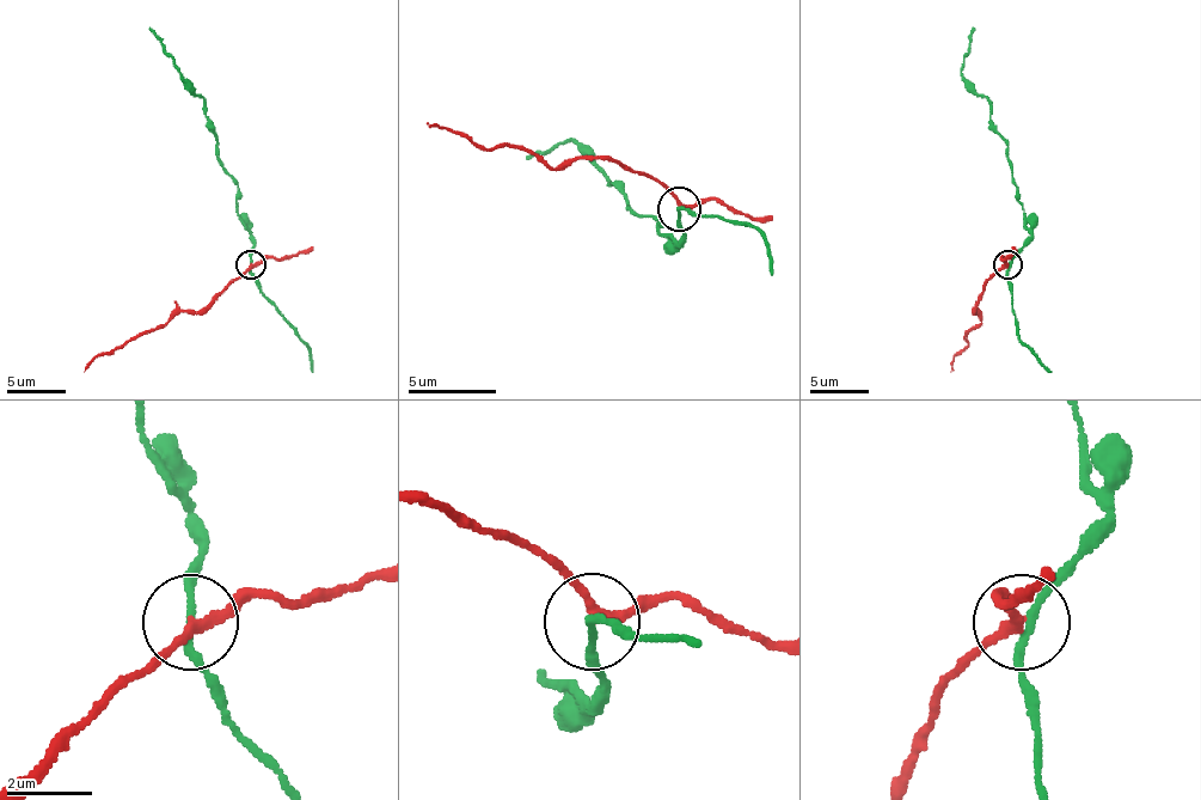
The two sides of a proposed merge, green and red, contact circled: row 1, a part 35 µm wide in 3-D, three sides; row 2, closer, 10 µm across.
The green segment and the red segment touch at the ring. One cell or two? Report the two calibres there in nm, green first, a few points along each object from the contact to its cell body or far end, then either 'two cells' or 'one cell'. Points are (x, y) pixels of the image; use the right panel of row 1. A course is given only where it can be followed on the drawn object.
170 nm thick on the green side, 240 nm on the other; green runs (1009, 263), (1023, 246), (1029, 228), (1009, 162), (1009, 140), (991, 120), (991, 103), (961, 73), (973, 26); red runs (1009, 263), (987, 281), (973, 311), (979, 317), (964, 337), (967, 343), (956, 354), (950, 372); two cells

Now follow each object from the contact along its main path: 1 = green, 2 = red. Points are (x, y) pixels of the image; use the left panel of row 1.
1: (250, 263), (252, 246), (238, 214), (238, 184), (220, 162), (206, 103), (151, 26)
2: (250, 263), (200, 311), (177, 311), (147, 334), (130, 337), (98, 354), (83, 372)

